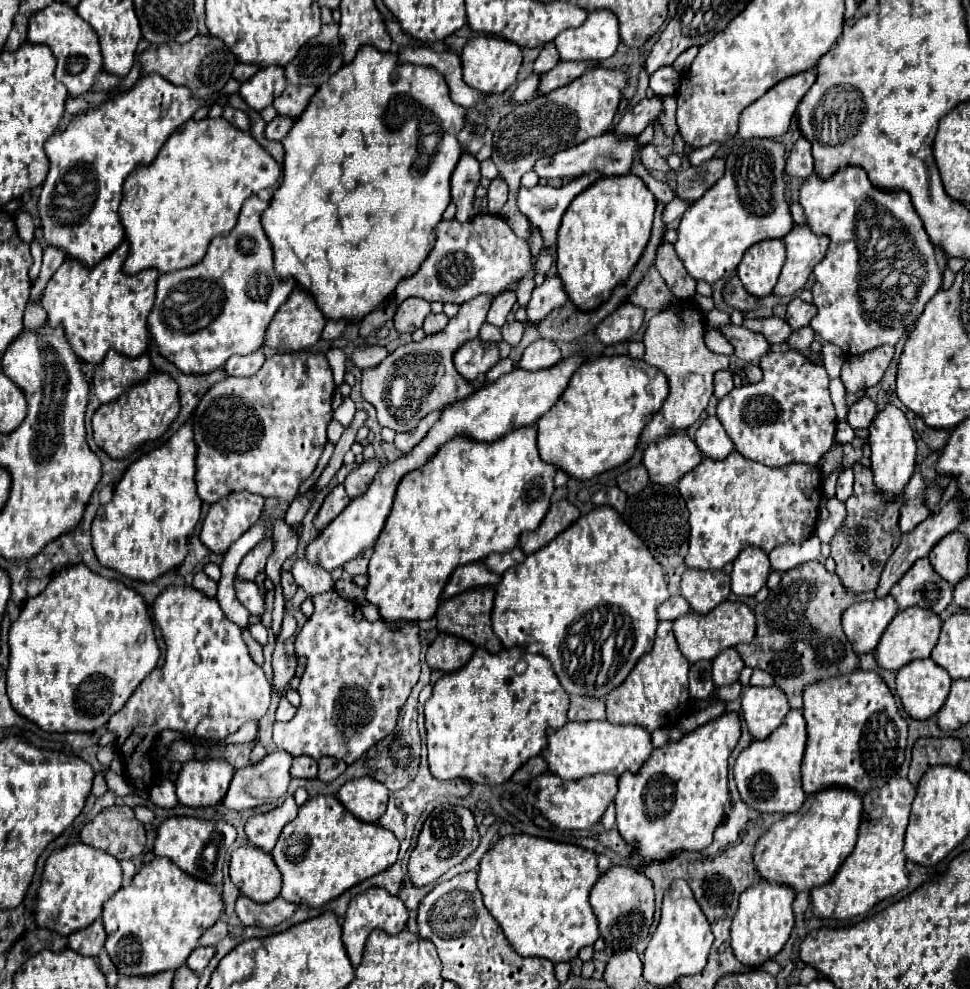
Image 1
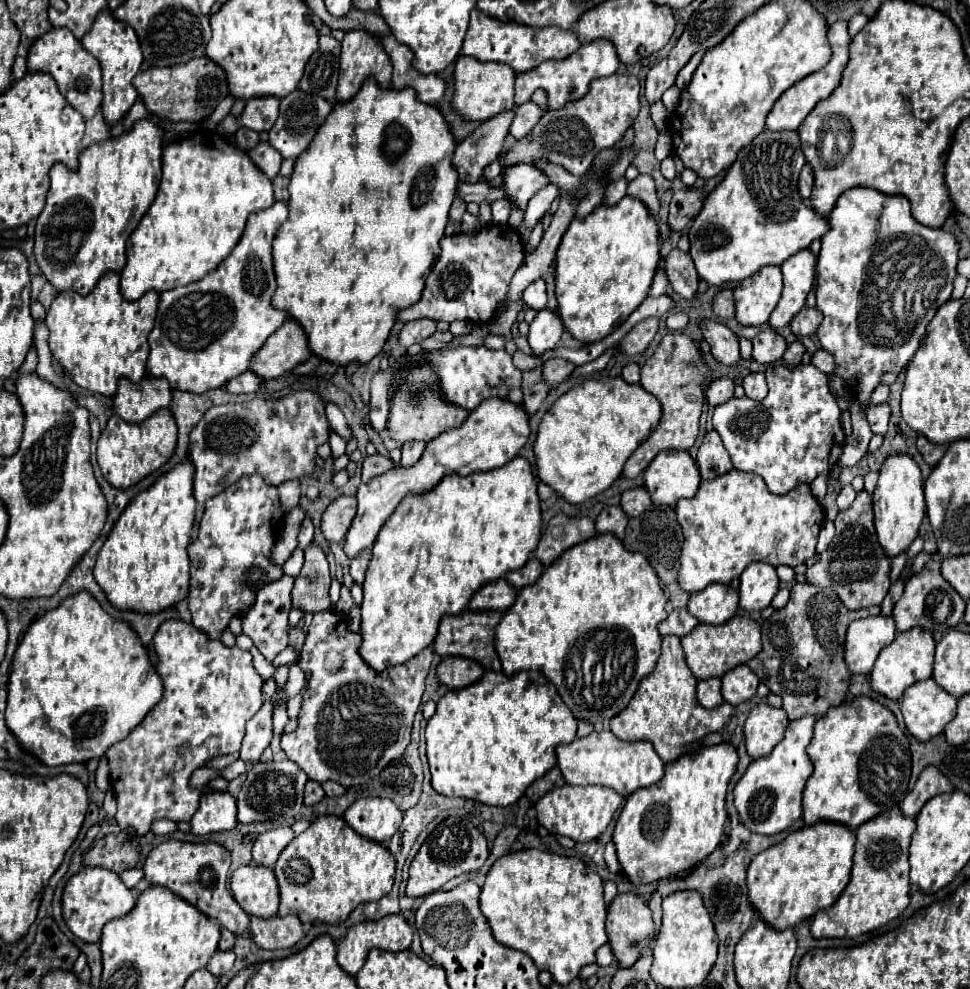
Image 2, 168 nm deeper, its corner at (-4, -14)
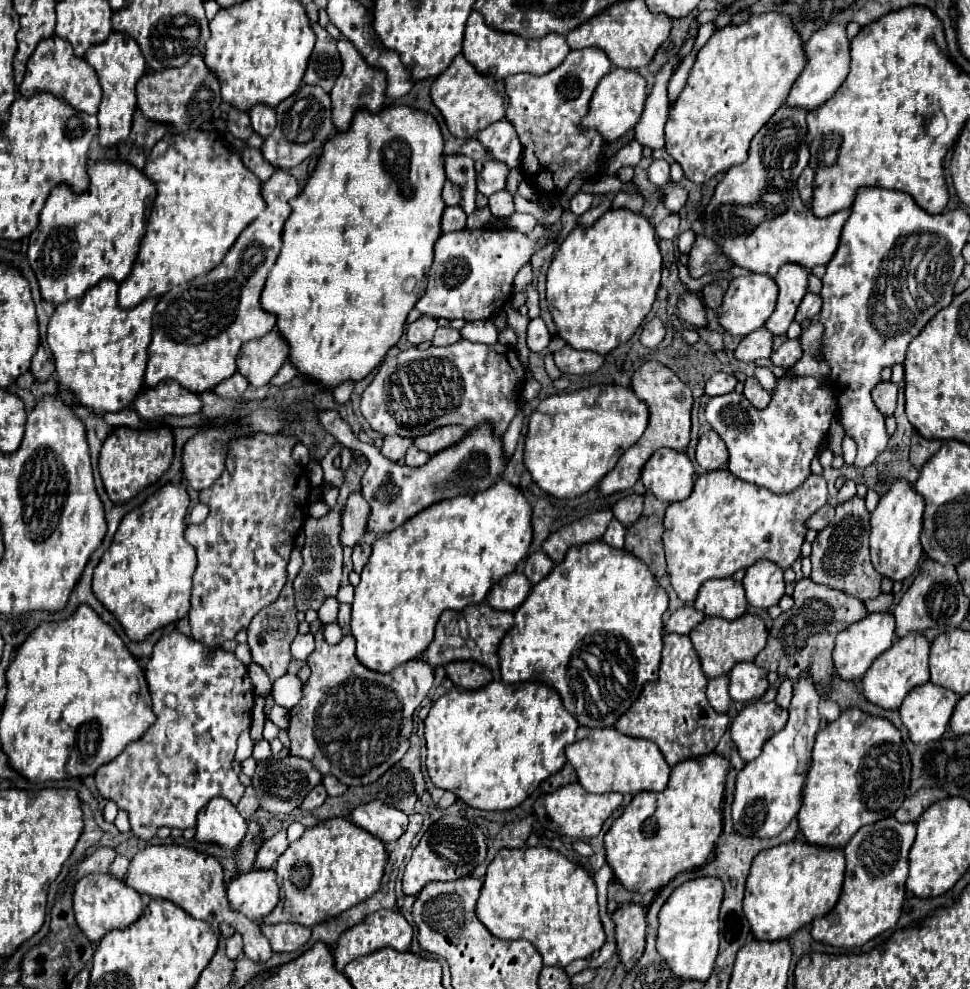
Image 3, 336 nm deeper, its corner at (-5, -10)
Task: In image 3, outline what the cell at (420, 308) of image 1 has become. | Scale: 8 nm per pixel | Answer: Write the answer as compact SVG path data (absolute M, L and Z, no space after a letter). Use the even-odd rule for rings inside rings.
M422 316L418 318L416 322L412 322L408 326L408 332L406 332L406 338L410 344L420 344L420 342L426 342L426 340L432 340L434 332L436 332L436 320L432 316Z

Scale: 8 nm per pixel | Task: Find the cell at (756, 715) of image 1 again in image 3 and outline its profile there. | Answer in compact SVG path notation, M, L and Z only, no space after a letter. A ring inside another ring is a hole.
M752 702L746 704L732 720L730 736L744 762L754 760L764 742L784 728L788 712L776 702Z

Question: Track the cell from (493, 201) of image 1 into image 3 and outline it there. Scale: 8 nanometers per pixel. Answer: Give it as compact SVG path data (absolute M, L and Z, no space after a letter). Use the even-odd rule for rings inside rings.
M500 190L496 194L490 196L490 212L494 218L508 218L512 212L514 212L514 204L512 204L512 198L506 190Z

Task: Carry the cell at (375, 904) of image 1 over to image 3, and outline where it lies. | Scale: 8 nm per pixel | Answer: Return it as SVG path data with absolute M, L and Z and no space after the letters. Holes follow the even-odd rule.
M378 910L374 914L368 914L360 924L352 926L350 930L346 930L334 950L334 962L336 962L336 970L342 972L346 964L350 964L352 960L372 954L380 948L394 948L398 952L406 952L410 948L410 940L412 940L412 928L406 922L406 918L398 912L398 910Z

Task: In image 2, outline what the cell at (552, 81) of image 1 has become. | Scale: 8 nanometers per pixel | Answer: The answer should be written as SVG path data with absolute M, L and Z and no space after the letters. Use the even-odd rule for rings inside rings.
M531 100L525 102L525 104L521 104L521 106L517 108L517 116L515 116L513 124L511 124L509 134L511 134L513 138L525 136L525 134L535 126L535 122L537 122L543 114L545 114L545 110L543 110L541 106L537 106L535 102L531 102Z

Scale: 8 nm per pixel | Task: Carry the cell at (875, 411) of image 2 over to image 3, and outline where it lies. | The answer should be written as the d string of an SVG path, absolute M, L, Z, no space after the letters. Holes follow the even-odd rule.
M880 382L874 390L872 390L872 400L878 406L878 410L884 416L892 416L894 408L896 408L896 394L898 394L898 386L892 382Z

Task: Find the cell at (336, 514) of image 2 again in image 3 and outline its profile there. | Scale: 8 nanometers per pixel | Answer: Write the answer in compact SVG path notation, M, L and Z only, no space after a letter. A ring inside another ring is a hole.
M360 492L350 494L346 506L344 506L344 516L342 516L342 544L344 546L356 546L358 540L366 534L366 522L370 516L370 506L364 500Z

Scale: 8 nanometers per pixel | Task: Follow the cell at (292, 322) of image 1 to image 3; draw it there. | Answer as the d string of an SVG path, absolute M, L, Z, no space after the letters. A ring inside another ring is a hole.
M272 330L270 334L248 340L242 344L236 366L238 372L252 384L252 386L264 386L270 382L270 378L280 370L280 366L288 358L288 346L282 342L278 330Z

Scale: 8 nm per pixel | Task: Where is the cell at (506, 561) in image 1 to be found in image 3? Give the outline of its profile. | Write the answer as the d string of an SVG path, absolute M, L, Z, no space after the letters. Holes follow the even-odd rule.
M538 550L538 552L534 552L532 556L526 558L524 574L528 576L528 580L530 580L532 584L538 584L542 578L546 578L546 576L550 574L552 568L554 568L552 558L550 558L544 550Z

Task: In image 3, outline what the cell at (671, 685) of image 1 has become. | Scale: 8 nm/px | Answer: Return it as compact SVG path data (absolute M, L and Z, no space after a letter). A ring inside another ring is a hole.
M666 634L660 662L660 678L648 682L640 698L616 722L616 728L632 738L646 738L658 744L670 766L714 752L722 734L728 728L728 716L718 714L706 700L706 682L698 654L688 636Z

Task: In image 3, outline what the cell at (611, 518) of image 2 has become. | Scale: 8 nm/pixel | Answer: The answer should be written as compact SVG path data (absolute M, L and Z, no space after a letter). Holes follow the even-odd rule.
M612 520L604 534L604 542L614 548L624 548L624 534L626 534L626 528L618 520Z

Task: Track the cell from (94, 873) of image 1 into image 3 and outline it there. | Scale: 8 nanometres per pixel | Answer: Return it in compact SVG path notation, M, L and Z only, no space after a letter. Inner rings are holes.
M90 874L76 884L74 890L74 914L80 930L90 938L92 944L98 944L106 932L114 928L128 928L136 920L140 920L144 912L142 898L136 890L130 890L124 880L118 880L110 874Z

